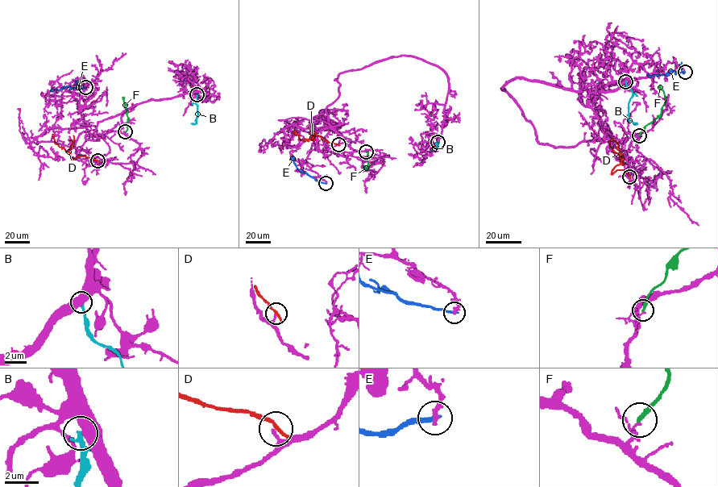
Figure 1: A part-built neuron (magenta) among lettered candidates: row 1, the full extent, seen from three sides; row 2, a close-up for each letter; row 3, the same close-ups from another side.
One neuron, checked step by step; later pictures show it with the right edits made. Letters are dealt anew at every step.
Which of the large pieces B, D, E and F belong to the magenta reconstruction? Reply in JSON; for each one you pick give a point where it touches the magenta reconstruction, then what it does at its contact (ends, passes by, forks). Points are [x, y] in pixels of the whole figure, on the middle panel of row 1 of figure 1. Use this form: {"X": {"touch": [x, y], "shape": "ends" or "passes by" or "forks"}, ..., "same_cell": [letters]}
{"same_cell": []}

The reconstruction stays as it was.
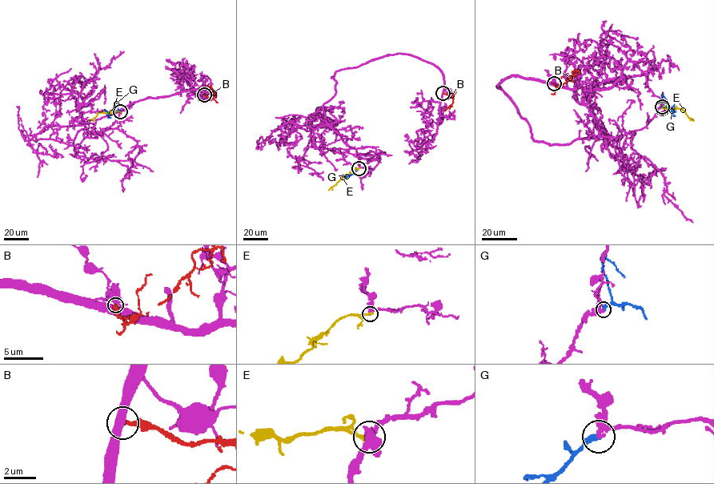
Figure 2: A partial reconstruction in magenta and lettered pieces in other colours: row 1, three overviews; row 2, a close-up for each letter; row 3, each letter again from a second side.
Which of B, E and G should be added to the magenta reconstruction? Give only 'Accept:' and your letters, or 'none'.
Accept: G

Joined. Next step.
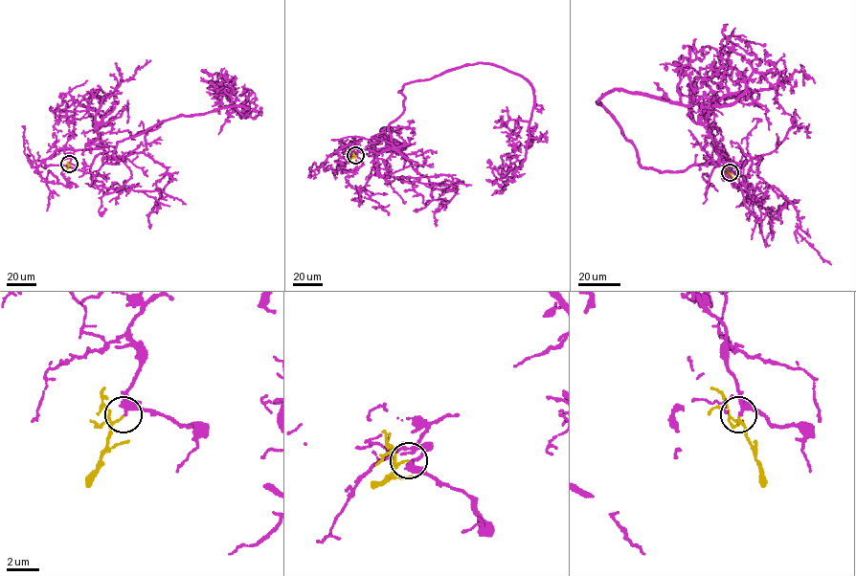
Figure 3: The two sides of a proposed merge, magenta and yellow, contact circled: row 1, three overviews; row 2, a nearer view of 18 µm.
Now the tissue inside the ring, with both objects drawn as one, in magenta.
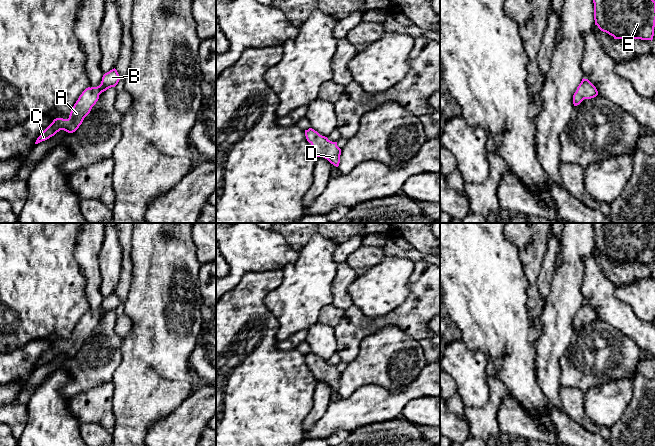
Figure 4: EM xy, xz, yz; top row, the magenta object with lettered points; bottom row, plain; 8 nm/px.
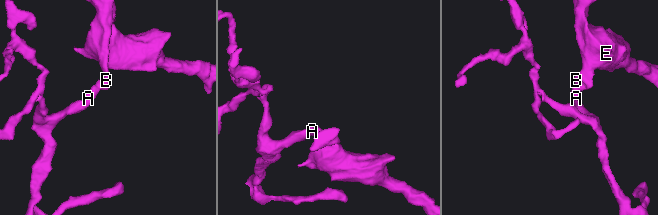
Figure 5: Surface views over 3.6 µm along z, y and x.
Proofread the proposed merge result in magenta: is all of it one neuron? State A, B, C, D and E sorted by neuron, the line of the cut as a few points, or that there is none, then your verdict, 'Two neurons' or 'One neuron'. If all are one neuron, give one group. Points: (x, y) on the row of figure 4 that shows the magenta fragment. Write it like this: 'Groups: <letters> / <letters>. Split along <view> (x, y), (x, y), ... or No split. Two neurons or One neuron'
Groups: A B C D E. No split. One neuron

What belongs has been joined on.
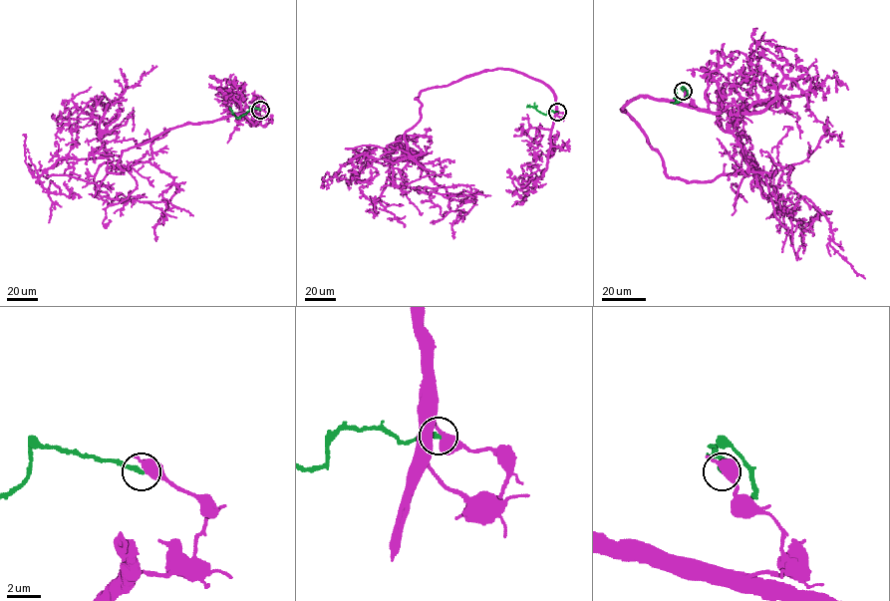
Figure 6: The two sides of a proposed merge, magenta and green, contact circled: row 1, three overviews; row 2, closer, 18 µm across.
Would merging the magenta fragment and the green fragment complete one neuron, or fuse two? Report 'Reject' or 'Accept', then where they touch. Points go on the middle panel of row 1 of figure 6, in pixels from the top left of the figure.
Reject. Place: (557, 112)

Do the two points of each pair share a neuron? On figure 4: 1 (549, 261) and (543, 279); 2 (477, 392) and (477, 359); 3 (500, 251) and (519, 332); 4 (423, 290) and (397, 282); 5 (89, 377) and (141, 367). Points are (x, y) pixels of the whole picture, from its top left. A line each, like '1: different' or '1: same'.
1: same
2: same
3: same
4: different
5: different

